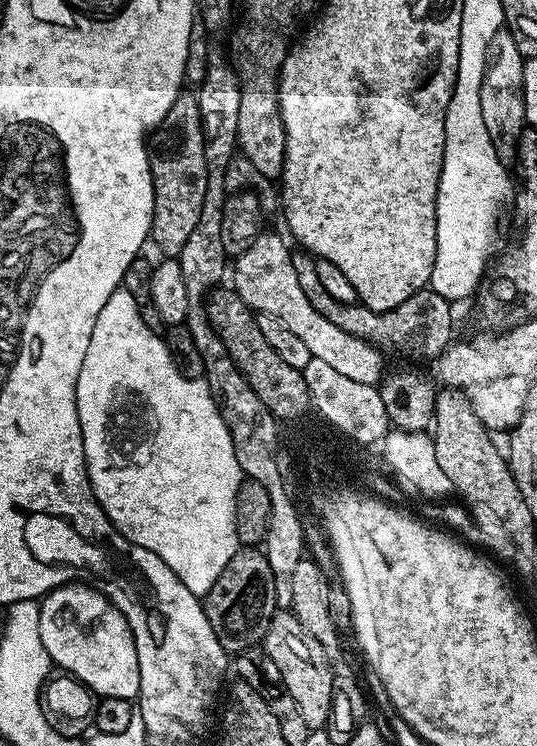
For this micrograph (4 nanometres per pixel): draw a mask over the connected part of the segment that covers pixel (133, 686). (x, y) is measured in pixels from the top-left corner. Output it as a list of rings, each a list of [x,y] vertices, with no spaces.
[[[64,584],[43,597],[39,605],[42,646],[57,669],[81,680],[97,697],[131,701],[139,697],[138,650],[132,631],[123,614],[95,586]]]

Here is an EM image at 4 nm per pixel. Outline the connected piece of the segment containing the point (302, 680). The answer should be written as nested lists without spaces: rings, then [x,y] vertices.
[[[290,610],[277,611],[272,621],[267,621],[268,629],[264,632],[264,652],[272,659],[280,680],[284,683],[283,691],[298,706],[298,714],[302,714],[302,722],[306,722],[309,730],[320,730],[327,725],[332,705],[332,682],[334,672],[328,669],[329,653],[324,651],[322,642],[298,622],[298,618]]]

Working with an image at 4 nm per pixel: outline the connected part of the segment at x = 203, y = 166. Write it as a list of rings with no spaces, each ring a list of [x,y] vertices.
[[[183,93],[175,100],[167,118],[149,141],[148,161],[155,194],[155,210],[149,232],[167,257],[179,255],[182,246],[201,220],[202,206],[208,189],[208,163],[205,160],[204,128],[201,126],[199,101]]]

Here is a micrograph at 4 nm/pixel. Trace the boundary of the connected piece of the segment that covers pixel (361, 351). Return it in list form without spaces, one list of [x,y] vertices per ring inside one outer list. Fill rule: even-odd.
[[[265,231],[260,234],[249,249],[240,256],[235,257],[236,281],[234,287],[236,293],[259,314],[274,314],[310,350],[312,358],[322,358],[338,374],[346,378],[354,378],[354,382],[366,382],[367,384],[379,385],[385,375],[384,356],[385,353],[376,345],[358,338],[354,334],[346,334],[346,330],[338,330],[334,322],[322,318],[314,306],[310,306],[310,298],[302,294],[302,286],[298,286],[298,274],[294,274],[292,265],[292,252],[284,245],[284,240],[274,233]]]

